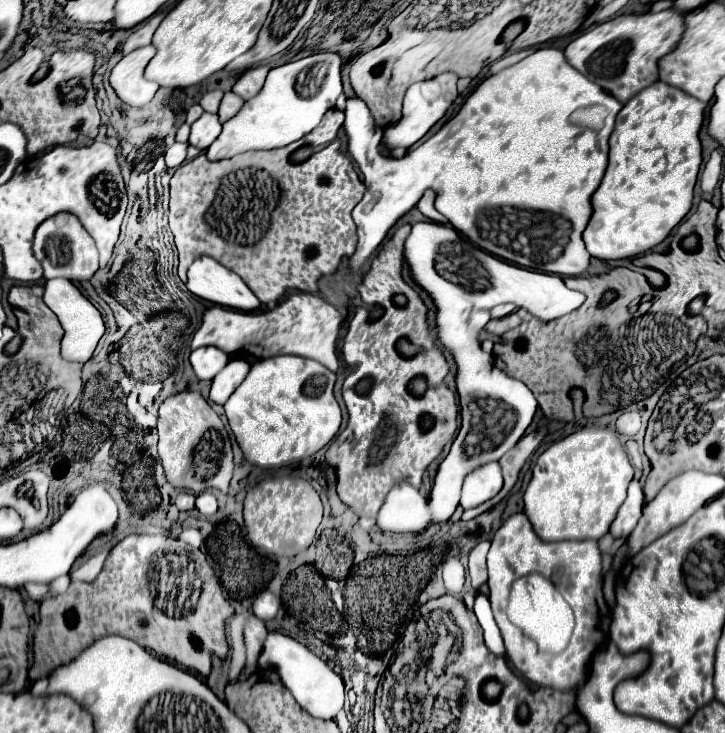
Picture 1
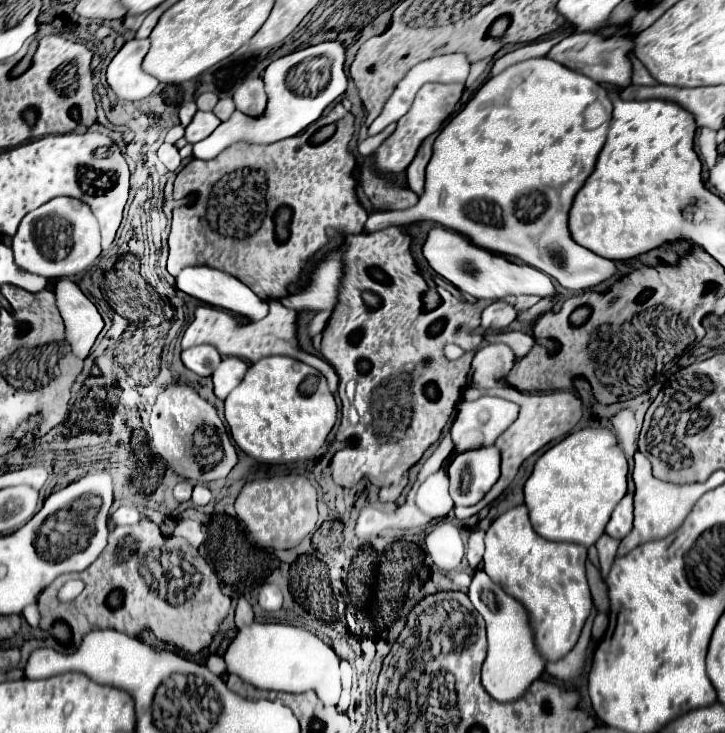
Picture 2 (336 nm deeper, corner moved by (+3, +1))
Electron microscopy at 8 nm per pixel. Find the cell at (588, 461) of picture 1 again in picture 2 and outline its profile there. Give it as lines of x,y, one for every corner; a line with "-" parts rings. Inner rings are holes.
608,428
576,430
538,458
538,462
534,464
534,472
524,484
524,496
526,496
526,506
530,510
532,526
546,540
592,546
604,534
604,526
608,524
612,510
624,498
626,484
628,484
628,462
618,446
614,432

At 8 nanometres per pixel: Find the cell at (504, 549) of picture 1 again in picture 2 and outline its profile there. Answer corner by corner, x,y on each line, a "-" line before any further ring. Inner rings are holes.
514,506
498,516
486,532
486,574
504,586
504,592
524,602
530,612
536,644
548,662
564,658
576,644
580,630
592,610
586,580
586,548
580,544
550,542
534,532
526,506

